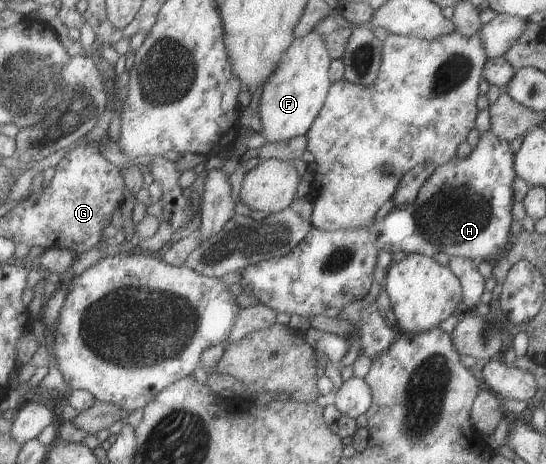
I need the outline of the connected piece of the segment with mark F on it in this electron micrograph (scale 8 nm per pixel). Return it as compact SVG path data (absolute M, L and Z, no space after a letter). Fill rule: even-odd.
M312 30L304 37L294 39L281 53L275 71L261 85L263 91L257 106L261 131L258 134L265 143L279 143L305 135L321 110L331 83L328 79L331 60L327 55L323 37L323 34L313 33Z

